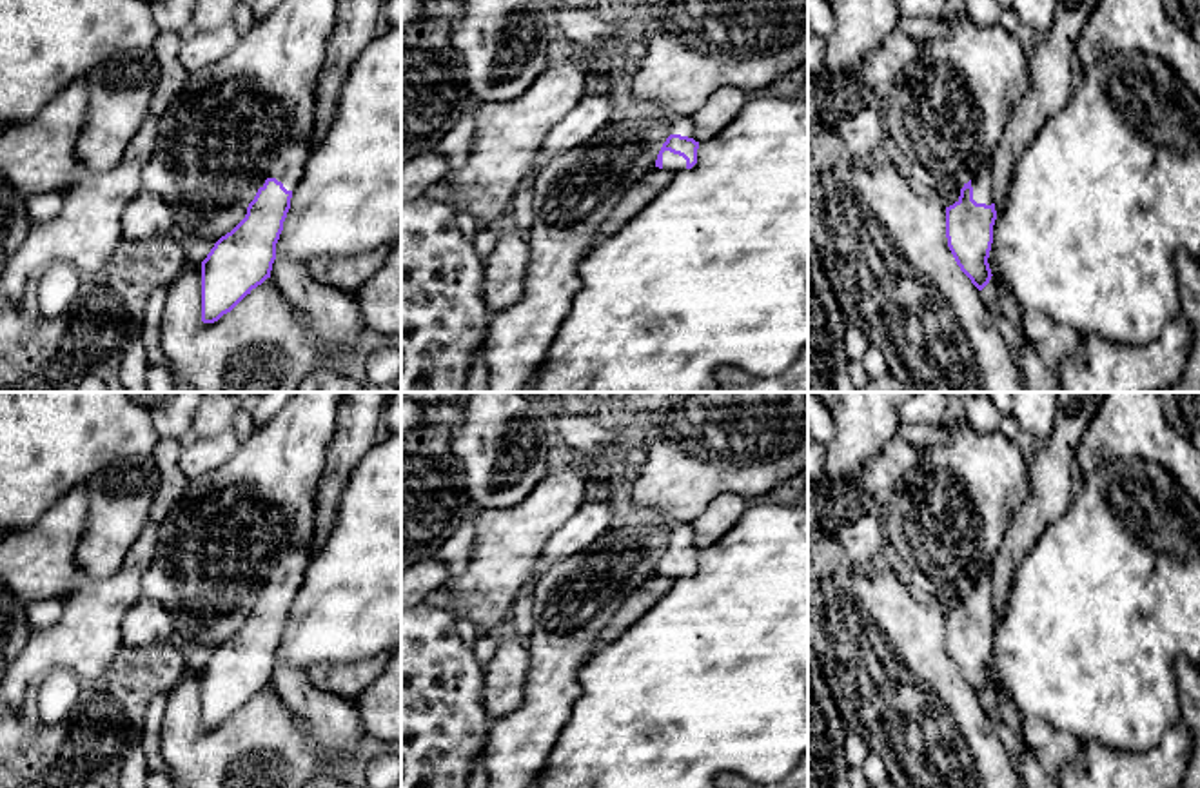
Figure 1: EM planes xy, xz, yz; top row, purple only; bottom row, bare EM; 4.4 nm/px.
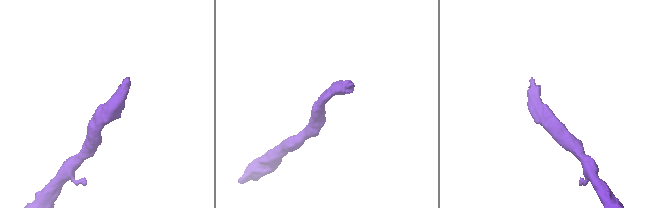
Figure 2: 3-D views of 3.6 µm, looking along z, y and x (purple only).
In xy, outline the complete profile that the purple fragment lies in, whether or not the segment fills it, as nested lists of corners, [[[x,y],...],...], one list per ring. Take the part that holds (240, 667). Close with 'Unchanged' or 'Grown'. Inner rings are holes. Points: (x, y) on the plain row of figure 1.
[[[312,536],[278,554],[245,625],[202,668],[202,728],[214,730],[270,685],[276,650],[309,568]]]. Grown

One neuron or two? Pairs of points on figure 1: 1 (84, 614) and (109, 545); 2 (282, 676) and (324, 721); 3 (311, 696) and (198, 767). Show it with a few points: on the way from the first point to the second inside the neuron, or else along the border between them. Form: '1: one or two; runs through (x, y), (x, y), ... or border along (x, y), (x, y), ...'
1: two; border along (131, 549), (113, 572), (106, 576), (82, 576)
2: one; runs through (293, 687), (316, 710)
3: two; border along (271, 683), (313, 745)

